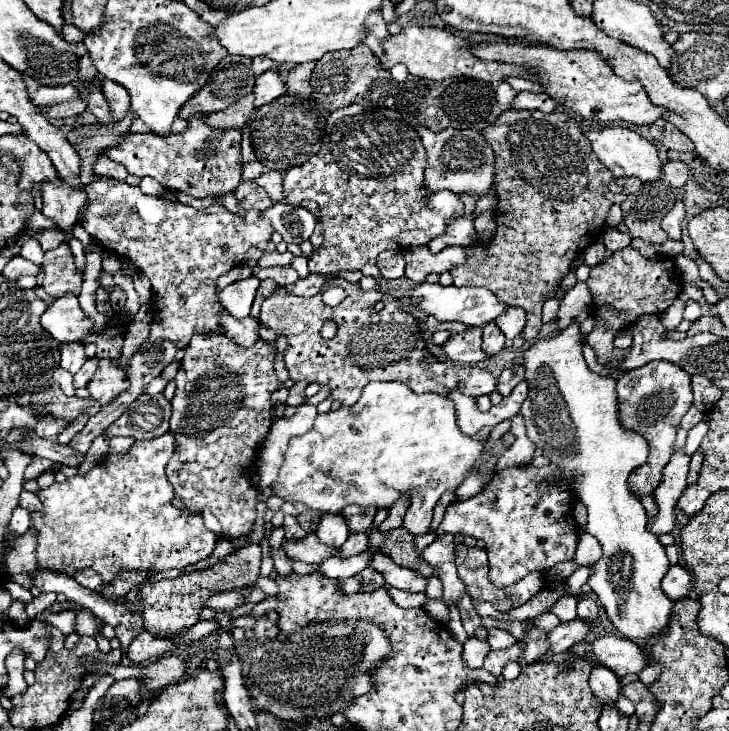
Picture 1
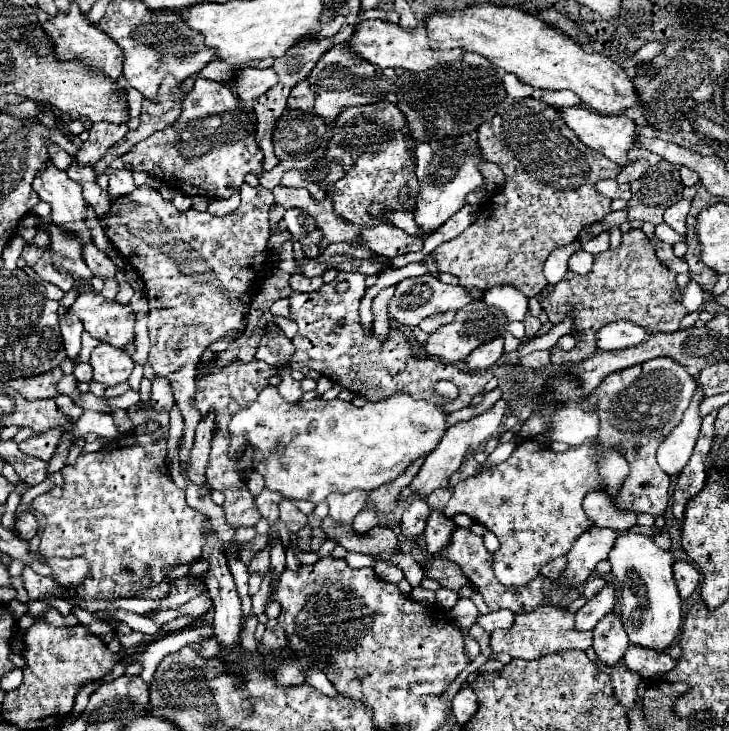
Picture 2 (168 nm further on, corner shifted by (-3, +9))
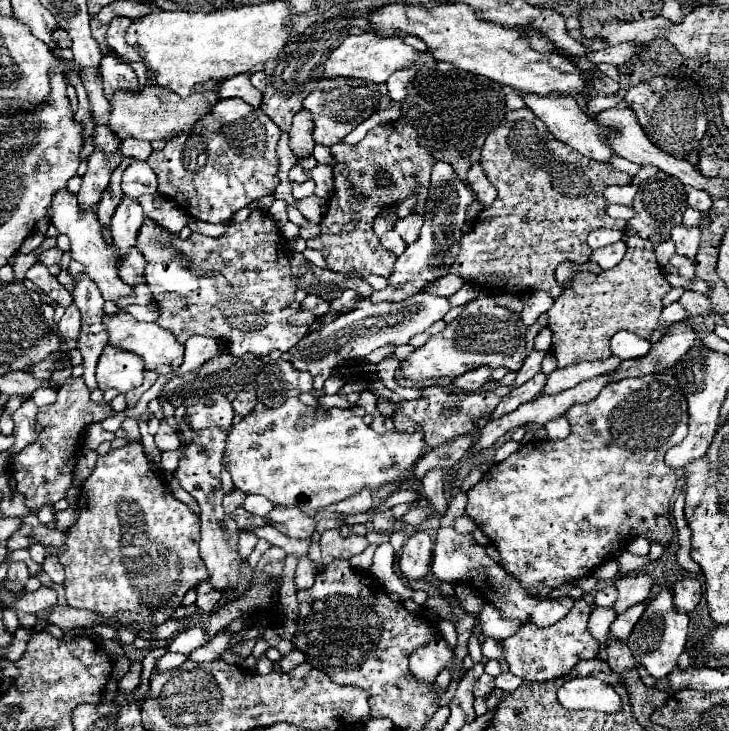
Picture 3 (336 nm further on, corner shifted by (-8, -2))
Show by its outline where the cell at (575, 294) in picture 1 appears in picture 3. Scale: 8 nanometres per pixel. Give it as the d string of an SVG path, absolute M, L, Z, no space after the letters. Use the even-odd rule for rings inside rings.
M532 351L532 353L528 355L526 363L522 365L522 369L518 371L518 375L516 375L514 383L512 383L512 389L514 389L514 387L520 387L522 383L526 383L526 379L530 379L530 377L536 375L536 373L540 373L540 363L542 363L542 359L544 359L544 353L542 353L542 351Z

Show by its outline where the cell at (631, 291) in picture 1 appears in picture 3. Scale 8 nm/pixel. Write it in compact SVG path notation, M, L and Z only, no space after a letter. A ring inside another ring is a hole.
M628 249L624 259L608 271L582 271L574 277L572 287L562 291L548 311L548 329L552 331L552 353L558 367L576 365L580 361L596 361L610 357L610 339L616 331L632 331L650 339L658 327L662 313L662 297L670 291L654 251Z

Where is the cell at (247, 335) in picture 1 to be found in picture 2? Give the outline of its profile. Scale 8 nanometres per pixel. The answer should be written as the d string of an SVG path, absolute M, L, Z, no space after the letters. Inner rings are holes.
M267 328L263 330L261 342L257 346L257 358L271 364L271 366L283 366L289 364L289 356L293 354L291 340L283 334L281 328L277 328L277 336L271 334Z

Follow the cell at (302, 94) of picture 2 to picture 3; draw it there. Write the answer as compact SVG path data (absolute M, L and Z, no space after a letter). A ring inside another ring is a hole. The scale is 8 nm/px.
M302 109L294 117L292 131L290 131L290 147L292 147L294 155L298 155L298 157L310 157L312 155L312 147L314 147L312 129L314 129L314 123L310 119L310 111Z

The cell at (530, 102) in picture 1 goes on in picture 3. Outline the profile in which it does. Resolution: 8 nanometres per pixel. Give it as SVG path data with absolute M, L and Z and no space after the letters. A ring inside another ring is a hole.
M598 95L594 97L590 103L588 103L588 111L602 111L602 109L610 109L610 107L616 107L618 105L618 97L614 95Z

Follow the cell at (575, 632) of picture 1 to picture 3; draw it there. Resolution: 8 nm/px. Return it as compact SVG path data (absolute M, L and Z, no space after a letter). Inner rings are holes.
M648 573L640 575L626 575L616 581L618 589L618 599L614 603L616 613L626 611L628 607L636 605L638 601L646 601L650 597L650 591L654 587L654 579Z

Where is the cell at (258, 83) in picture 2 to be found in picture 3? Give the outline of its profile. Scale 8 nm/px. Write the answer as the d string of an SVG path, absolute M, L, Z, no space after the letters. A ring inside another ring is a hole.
M242 73L242 75L234 75L234 77L230 77L230 79L224 79L224 81L220 83L220 87L222 87L222 91L218 91L218 97L220 97L220 99L240 97L242 101L246 101L246 103L252 105L252 107L258 107L258 105L260 105L262 93L252 87L248 73Z

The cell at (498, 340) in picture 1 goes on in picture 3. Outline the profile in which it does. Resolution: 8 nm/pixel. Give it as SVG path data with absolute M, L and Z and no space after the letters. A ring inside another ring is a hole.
M478 367L478 371L468 371L466 375L460 375L454 379L454 387L460 391L478 391L486 381L490 381L490 367Z

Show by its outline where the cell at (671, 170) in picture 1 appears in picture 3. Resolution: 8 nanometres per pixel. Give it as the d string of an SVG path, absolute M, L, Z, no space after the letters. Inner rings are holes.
M690 189L688 193L688 205L698 209L700 213L708 213L712 207L712 199L710 195L706 195L706 191L698 191L698 189Z

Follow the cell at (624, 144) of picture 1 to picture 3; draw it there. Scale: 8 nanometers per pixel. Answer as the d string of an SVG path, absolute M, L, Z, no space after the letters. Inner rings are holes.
M518 91L518 95L524 99L526 107L548 127L548 131L554 135L554 139L570 145L572 149L580 151L582 155L594 159L594 161L610 161L610 157L614 153L610 153L610 147L602 141L606 135L614 135L614 133L608 133L604 127L600 127L598 123L594 123L586 113L584 109L578 105L578 101L572 97L572 95L558 95L558 93L550 93L550 95L536 95L536 93L530 93L530 91Z

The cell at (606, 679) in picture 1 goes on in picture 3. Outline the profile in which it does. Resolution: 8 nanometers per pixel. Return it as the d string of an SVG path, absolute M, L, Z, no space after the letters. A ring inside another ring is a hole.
M638 603L638 605L632 605L630 609L626 609L624 613L620 613L620 615L616 617L616 621L612 623L610 633L612 633L616 639L626 641L628 635L630 635L630 631L632 631L632 627L634 627L636 621L640 619L640 615L644 613L644 609L646 609L646 603Z

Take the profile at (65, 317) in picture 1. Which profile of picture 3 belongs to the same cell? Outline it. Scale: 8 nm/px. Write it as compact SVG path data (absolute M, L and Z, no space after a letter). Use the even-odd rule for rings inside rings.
M120 311L118 315L106 315L104 317L108 335L110 335L110 345L114 347L122 347L126 351L134 351L138 355L142 355L142 359L146 361L146 369L157 373L174 373L184 359L184 345L176 341L176 337L168 331L162 329L158 323L144 323L134 319L130 313Z

